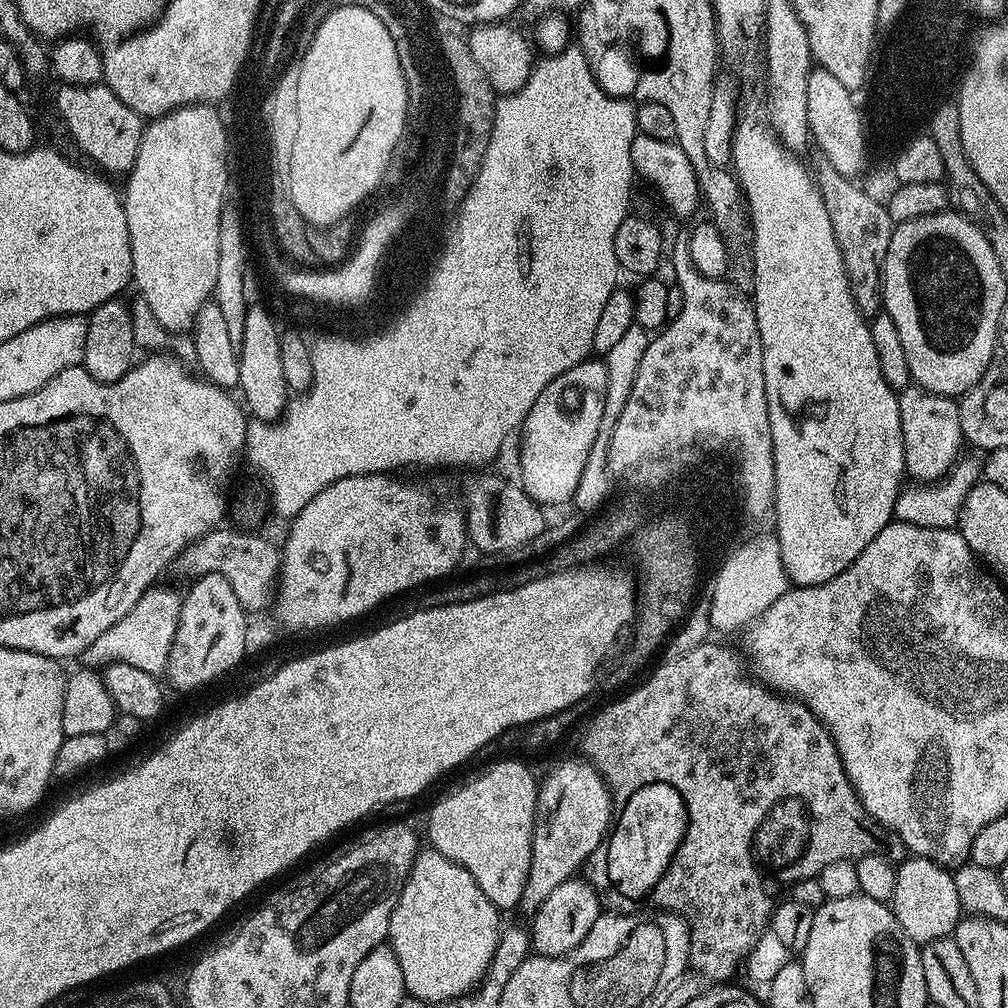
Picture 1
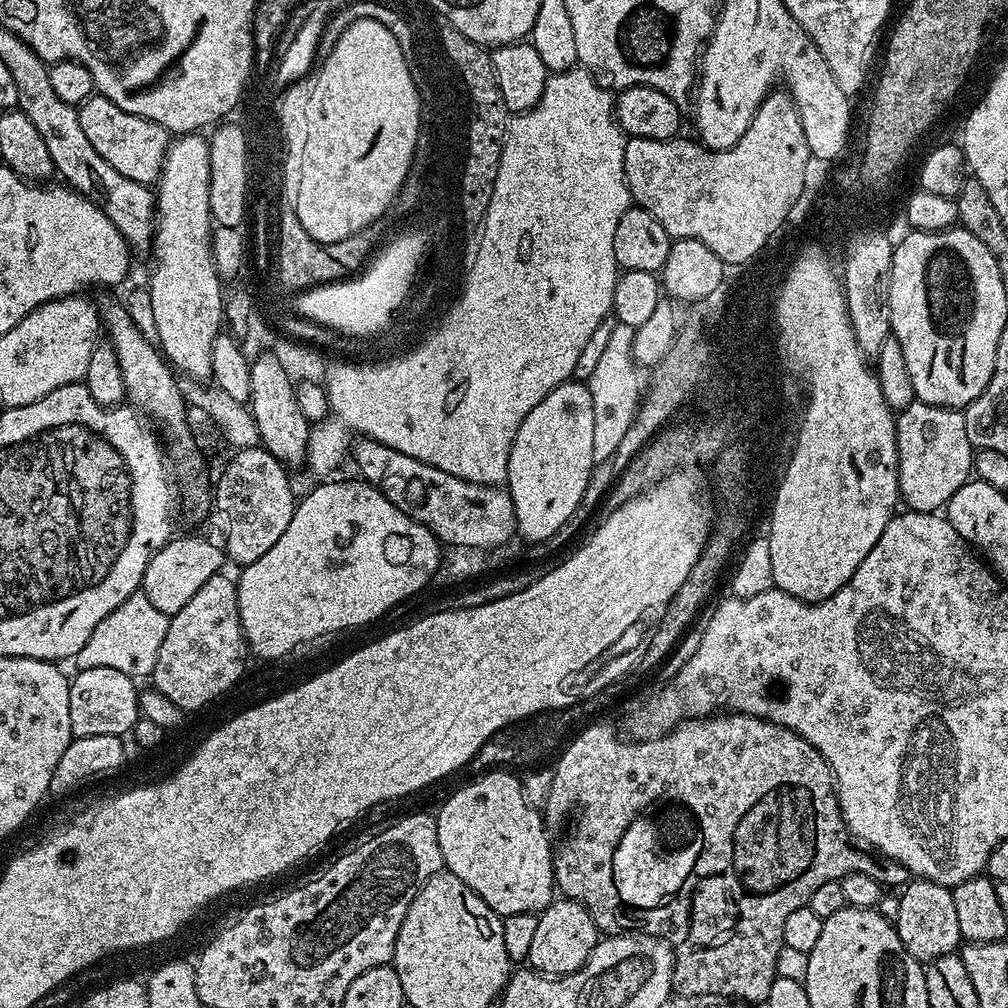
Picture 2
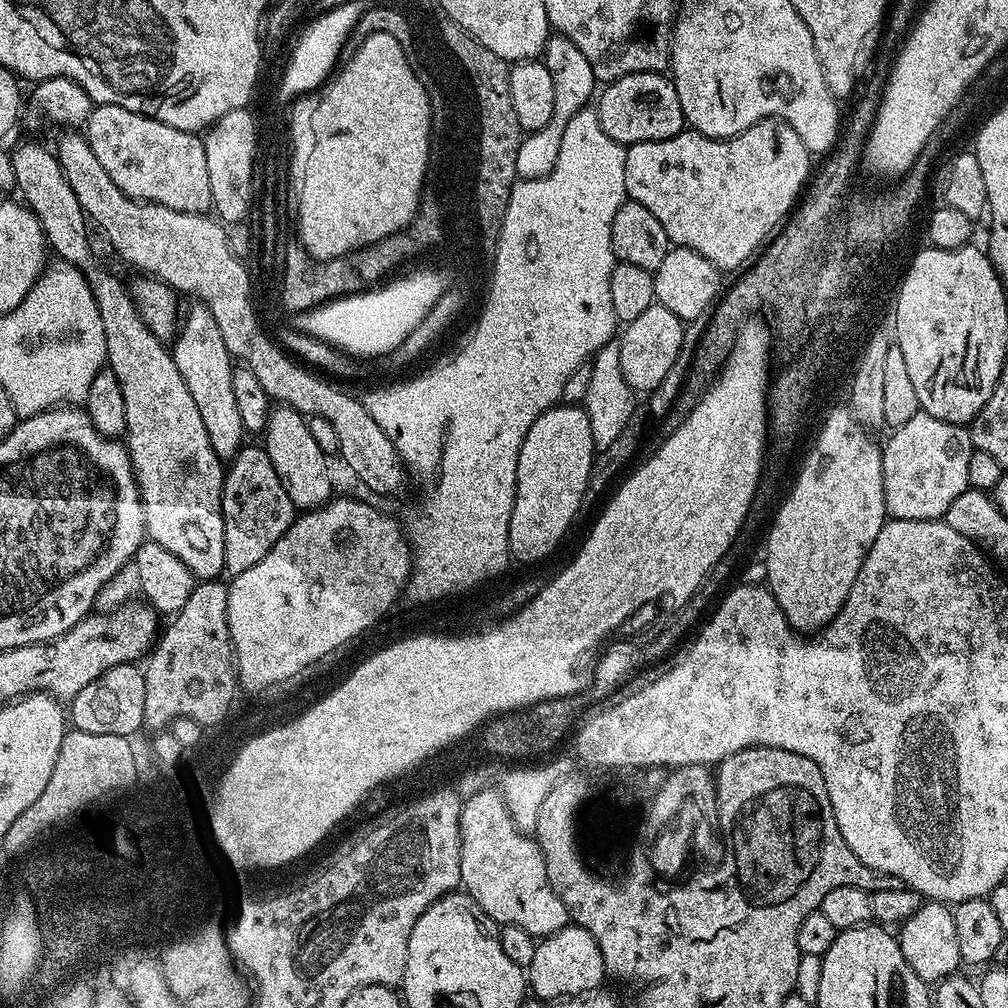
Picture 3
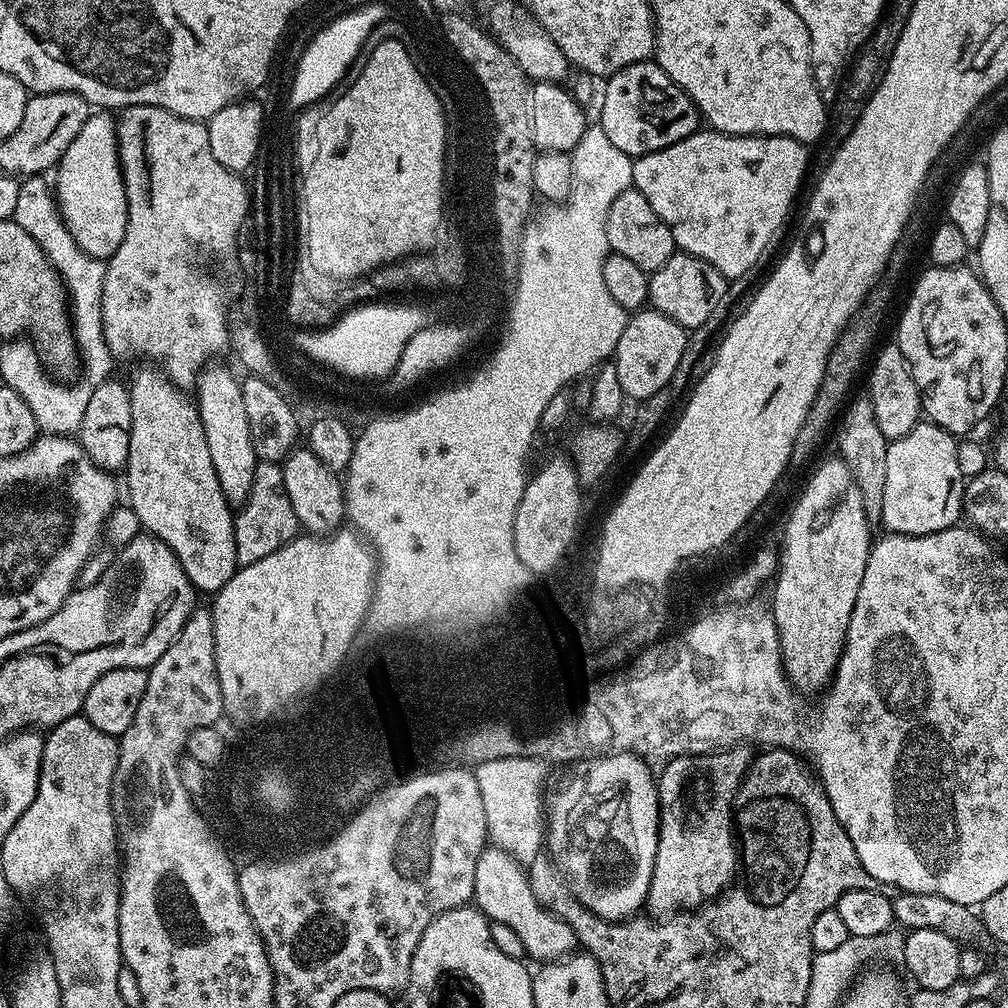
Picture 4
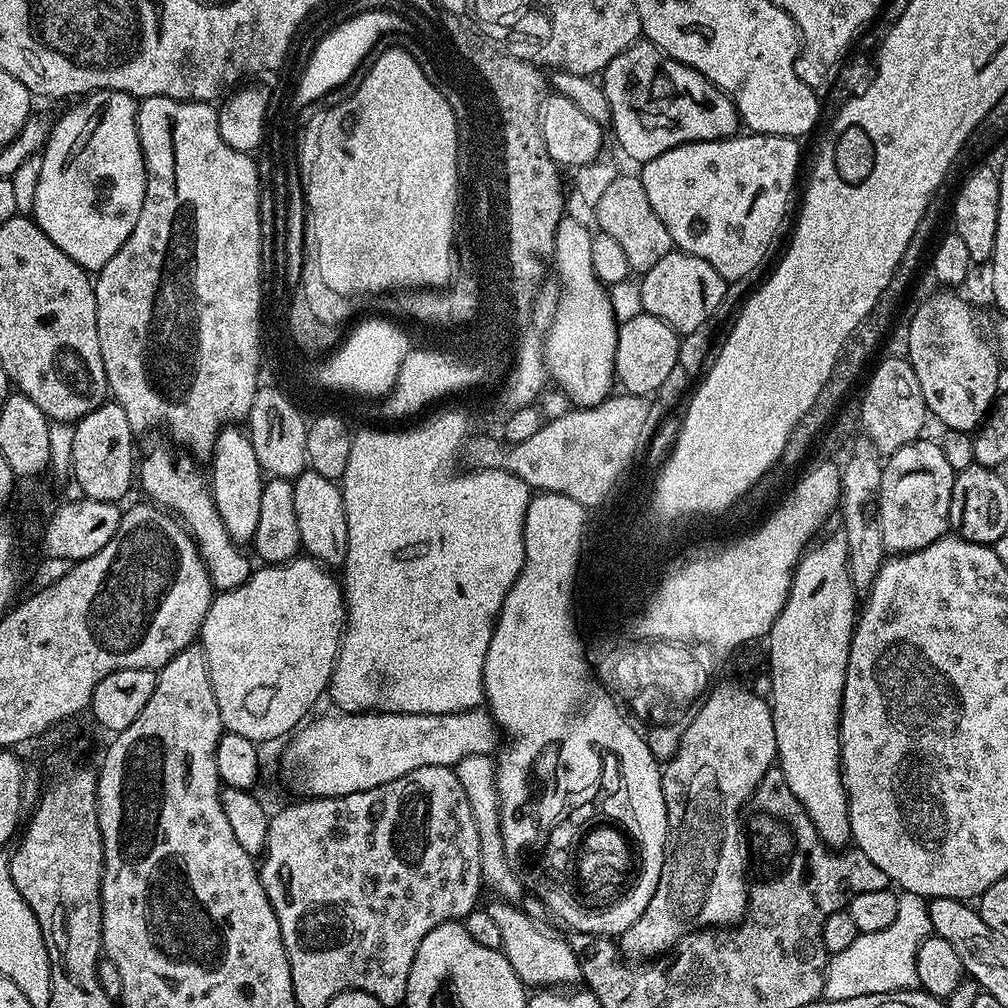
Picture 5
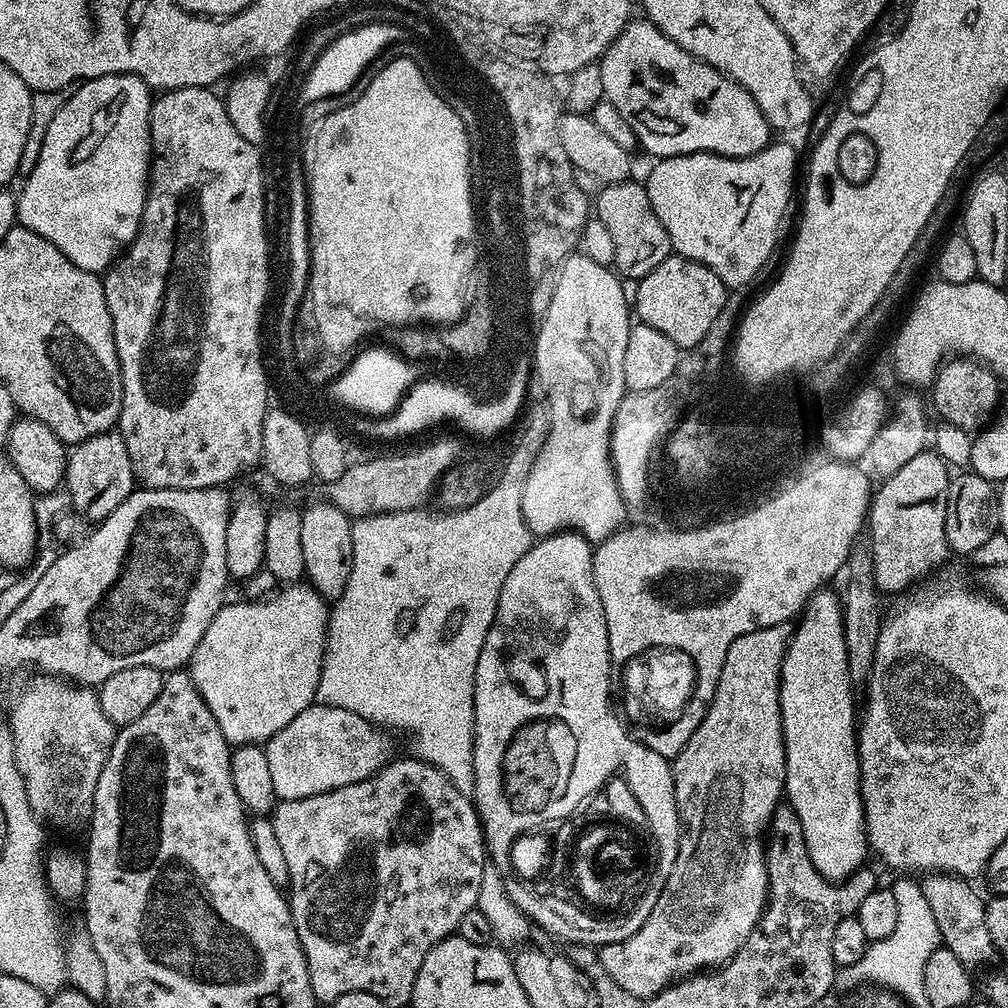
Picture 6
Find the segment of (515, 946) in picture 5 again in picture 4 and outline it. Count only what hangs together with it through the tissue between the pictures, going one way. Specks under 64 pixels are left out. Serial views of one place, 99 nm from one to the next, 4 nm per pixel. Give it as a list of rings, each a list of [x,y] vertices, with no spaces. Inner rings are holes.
[[[485,847],[478,858],[478,868],[474,870],[474,904],[489,921],[502,922],[502,926],[510,926],[510,930],[518,934],[525,957],[533,956],[536,962],[547,962],[577,951],[574,930],[570,930],[562,918],[550,914],[540,905],[538,898],[534,898],[530,891],[527,871],[501,848]]]

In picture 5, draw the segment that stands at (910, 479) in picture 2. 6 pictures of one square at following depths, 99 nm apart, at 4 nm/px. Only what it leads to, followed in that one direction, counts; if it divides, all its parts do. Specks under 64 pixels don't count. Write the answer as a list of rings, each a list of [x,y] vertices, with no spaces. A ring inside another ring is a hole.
[[[928,439],[910,442],[883,461],[879,516],[882,542],[892,554],[922,550],[949,531],[950,494],[956,471],[946,462],[939,443]]]

